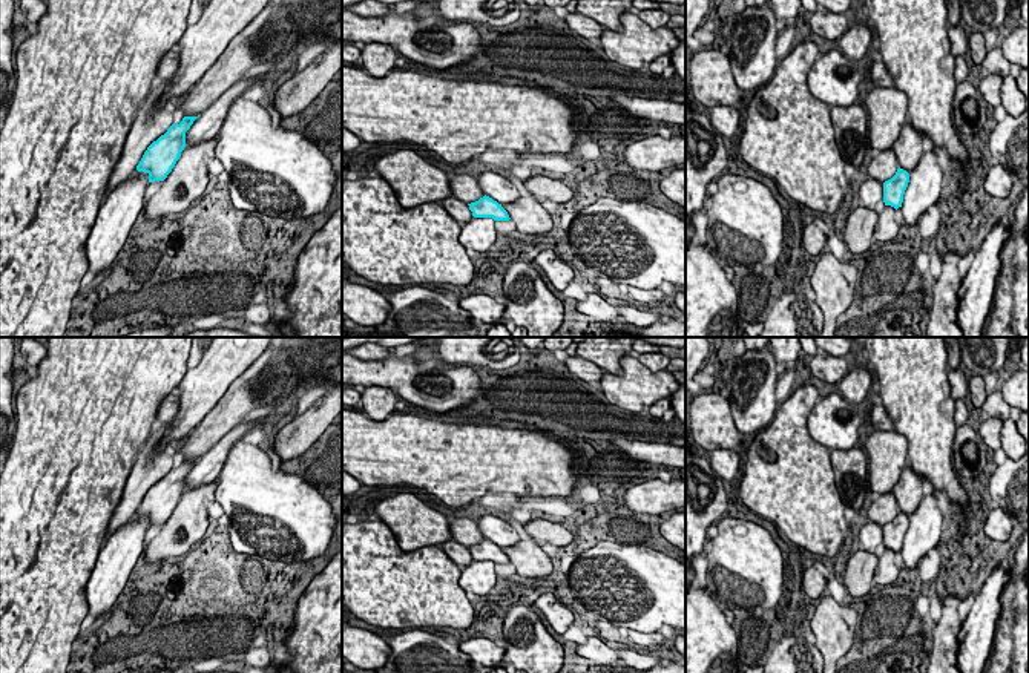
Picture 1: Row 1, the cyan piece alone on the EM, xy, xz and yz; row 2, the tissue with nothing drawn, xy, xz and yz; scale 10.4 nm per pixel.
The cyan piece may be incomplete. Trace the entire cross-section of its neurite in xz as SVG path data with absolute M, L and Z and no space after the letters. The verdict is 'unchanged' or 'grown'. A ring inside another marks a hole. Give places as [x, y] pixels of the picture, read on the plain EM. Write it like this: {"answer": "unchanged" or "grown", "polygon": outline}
{"answer": "unchanged", "polygon": "M483 540L475 546L468 547L474 561L492 561L494 564L509 564L508 555L489 540Z"}

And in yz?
{"answer": "unchanged", "polygon": "M897 512L896 518L883 526L883 546L896 553L902 550L903 538L909 526L909 517L903 512Z"}

